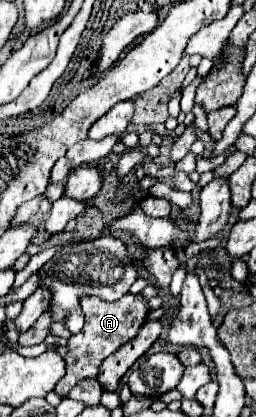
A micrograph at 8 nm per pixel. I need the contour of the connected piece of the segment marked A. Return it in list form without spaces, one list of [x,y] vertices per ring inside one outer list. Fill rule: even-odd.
[[[126,293],[122,299],[114,301],[114,303],[108,303],[100,297],[86,297],[82,295],[80,297],[80,307],[82,307],[82,313],[84,313],[84,327],[80,333],[76,335],[70,335],[68,339],[68,353],[64,355],[64,363],[66,363],[66,375],[62,377],[62,381],[54,387],[56,395],[60,395],[62,399],[68,397],[68,391],[82,379],[88,379],[88,377],[96,377],[98,375],[98,367],[100,363],[112,355],[114,351],[118,351],[124,343],[128,343],[130,339],[134,339],[140,331],[140,327],[144,325],[146,321],[146,315],[150,311],[148,307],[148,301],[142,297],[142,295],[132,295],[132,293]]]

